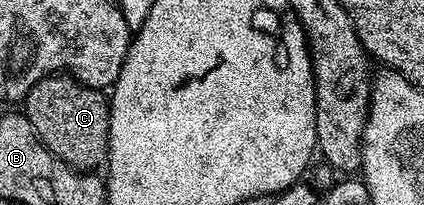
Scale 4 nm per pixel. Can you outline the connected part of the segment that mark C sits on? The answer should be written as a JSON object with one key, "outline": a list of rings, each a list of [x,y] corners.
{"outline":[[[66,74],[46,75],[34,82],[23,99],[23,112],[37,138],[56,157],[78,172],[89,172],[106,161],[110,114],[106,95]]]}

